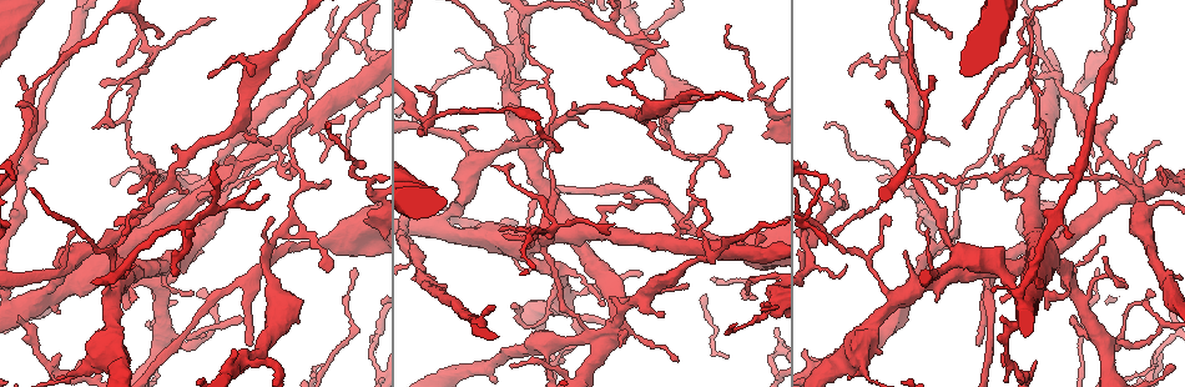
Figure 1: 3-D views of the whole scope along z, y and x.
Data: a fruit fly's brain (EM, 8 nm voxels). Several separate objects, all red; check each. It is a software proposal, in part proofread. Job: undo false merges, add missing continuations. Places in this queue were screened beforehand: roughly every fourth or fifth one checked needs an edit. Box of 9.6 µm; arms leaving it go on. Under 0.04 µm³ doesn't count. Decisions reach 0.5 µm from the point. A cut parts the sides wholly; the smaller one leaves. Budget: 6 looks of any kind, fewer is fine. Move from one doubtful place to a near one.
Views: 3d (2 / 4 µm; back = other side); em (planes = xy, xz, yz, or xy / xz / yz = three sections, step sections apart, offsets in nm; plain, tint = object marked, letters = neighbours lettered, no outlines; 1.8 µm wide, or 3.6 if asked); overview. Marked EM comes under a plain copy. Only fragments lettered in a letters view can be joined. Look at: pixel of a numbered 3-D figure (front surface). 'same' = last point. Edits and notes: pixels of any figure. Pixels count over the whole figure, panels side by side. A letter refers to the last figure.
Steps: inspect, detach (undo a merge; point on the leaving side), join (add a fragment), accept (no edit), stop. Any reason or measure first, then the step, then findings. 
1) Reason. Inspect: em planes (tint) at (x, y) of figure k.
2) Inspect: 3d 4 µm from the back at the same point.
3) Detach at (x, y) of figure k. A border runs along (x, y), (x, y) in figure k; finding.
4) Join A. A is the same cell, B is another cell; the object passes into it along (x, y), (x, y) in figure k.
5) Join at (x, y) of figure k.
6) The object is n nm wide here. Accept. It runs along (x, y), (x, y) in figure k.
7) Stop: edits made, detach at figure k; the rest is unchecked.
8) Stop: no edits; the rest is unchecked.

An open end. Inspect: em planes (letters) at (660, 313) of figure 1.

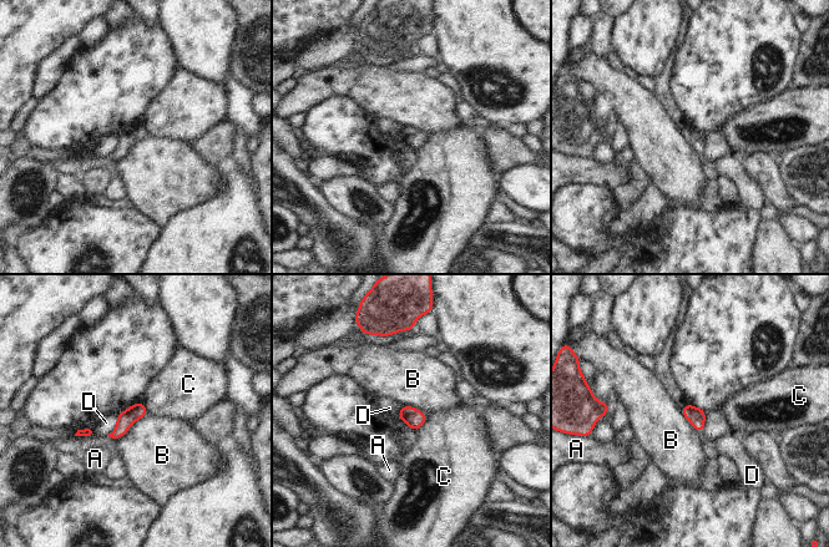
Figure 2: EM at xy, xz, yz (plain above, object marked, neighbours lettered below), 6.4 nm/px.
The longest contact is with B, 280 nm. Accept. A, B, C and D are other cells; a border runs along (148, 413), (137, 419), (116, 439) in figure 2; no lettered fragment goes on from it.

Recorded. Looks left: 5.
Free end. Inspect: 3d 2 µm at (250, 343) of figure 1.

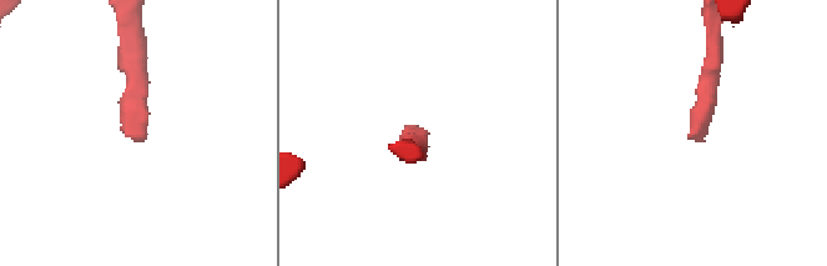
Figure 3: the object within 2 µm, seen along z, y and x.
Inspect: em planes (letters) at (423, 131) of figure 3.

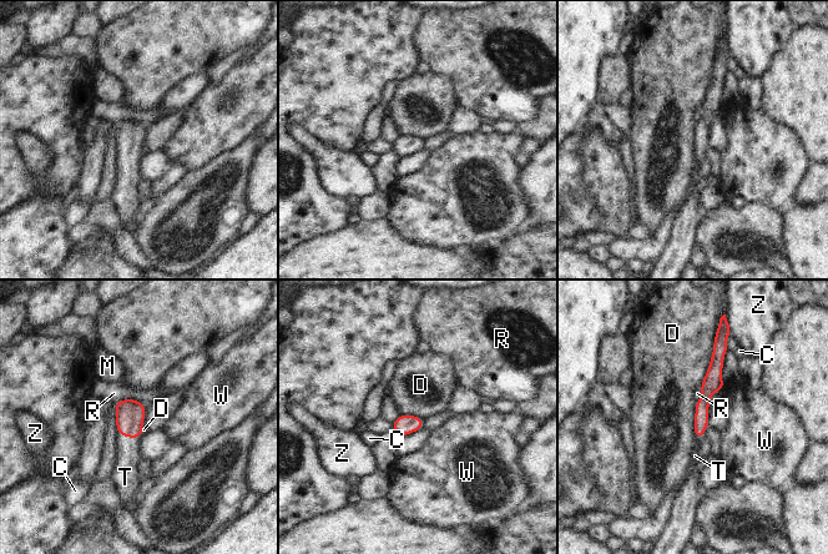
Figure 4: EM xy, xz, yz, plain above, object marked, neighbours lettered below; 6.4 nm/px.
The longest contact is with D, 360 nm. Join T. T is the same cell, C, D, M, R, W and Z are other cells; the neuron continues.

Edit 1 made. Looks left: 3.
Arms run side by side. Inspect: em planes (tint) at (1125, 192) of figure 1.

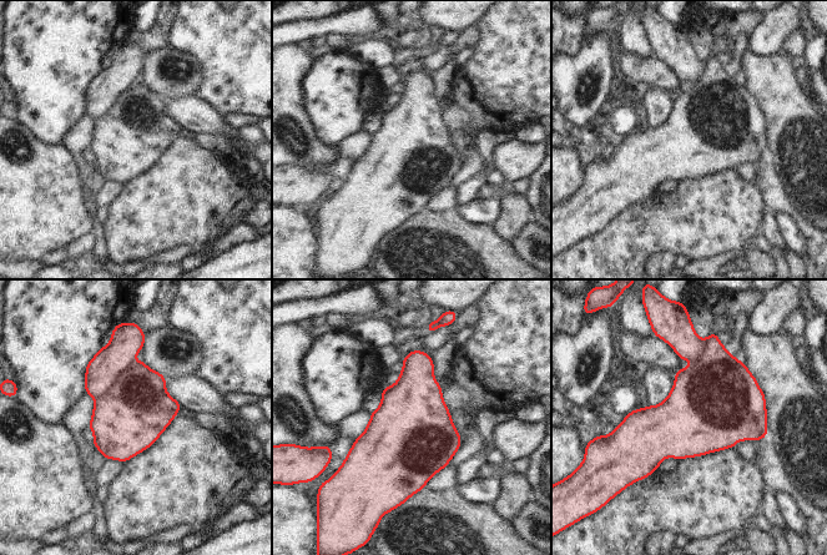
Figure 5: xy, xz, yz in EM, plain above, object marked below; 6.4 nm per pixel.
See the neighbours. Inspect: em planes (letters) at the same point.

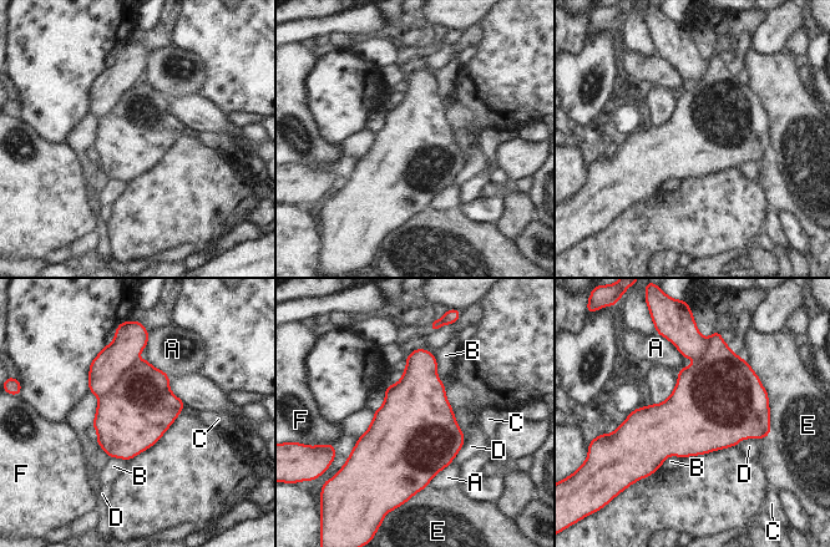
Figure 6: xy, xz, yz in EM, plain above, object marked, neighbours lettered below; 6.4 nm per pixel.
Detach at (133, 414) of figure 6. A, B, C, D, E and F are other cells; a border runs along (136, 360), (99, 398) in figure 6; a second neuron is stuck on.

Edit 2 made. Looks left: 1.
Stop: edits made, join at figure 4, detach at figure 6; the rest is unchecked.

